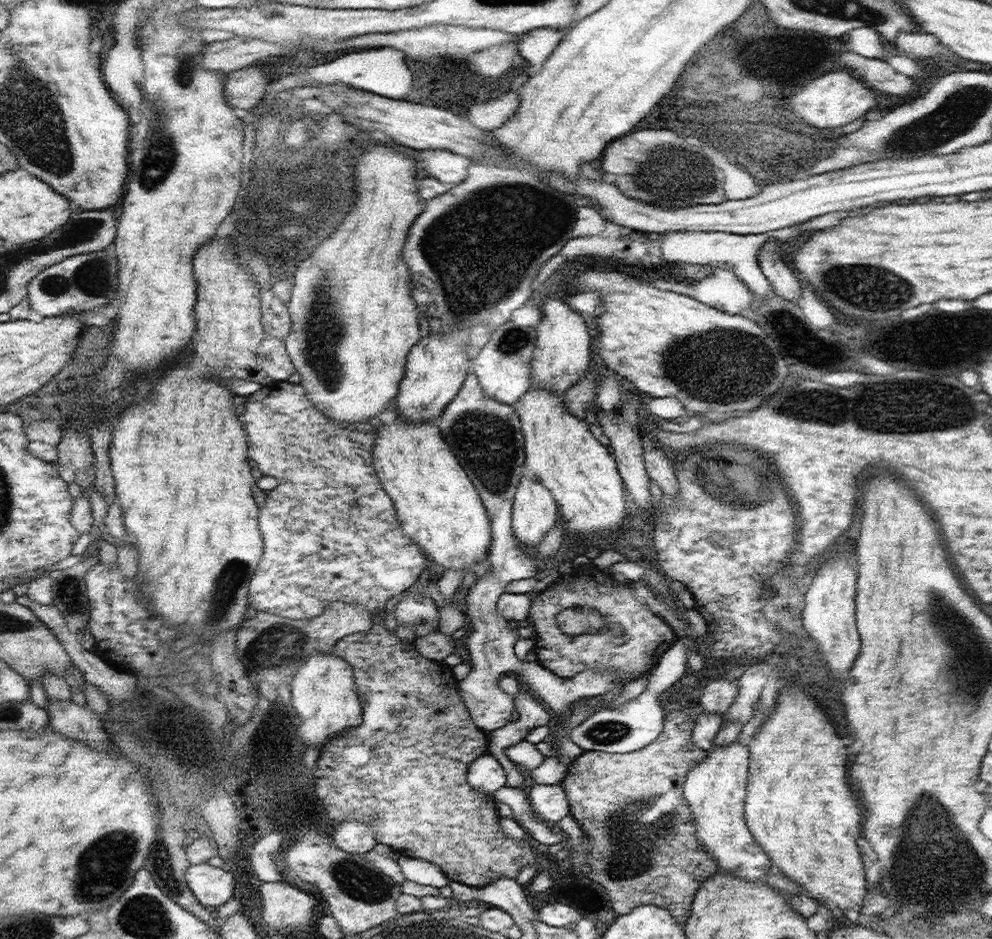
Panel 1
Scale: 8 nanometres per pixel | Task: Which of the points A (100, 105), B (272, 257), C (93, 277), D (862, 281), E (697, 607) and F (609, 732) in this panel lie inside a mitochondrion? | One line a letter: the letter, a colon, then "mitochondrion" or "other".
A: other
B: other
C: mitochondrion
D: mitochondrion
E: other
F: mitochondrion

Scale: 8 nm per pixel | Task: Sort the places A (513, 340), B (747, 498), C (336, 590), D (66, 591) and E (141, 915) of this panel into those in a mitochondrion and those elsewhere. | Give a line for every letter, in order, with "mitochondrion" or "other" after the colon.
A: mitochondrion
B: mitochondrion
C: other
D: mitochondrion
E: mitochondrion

